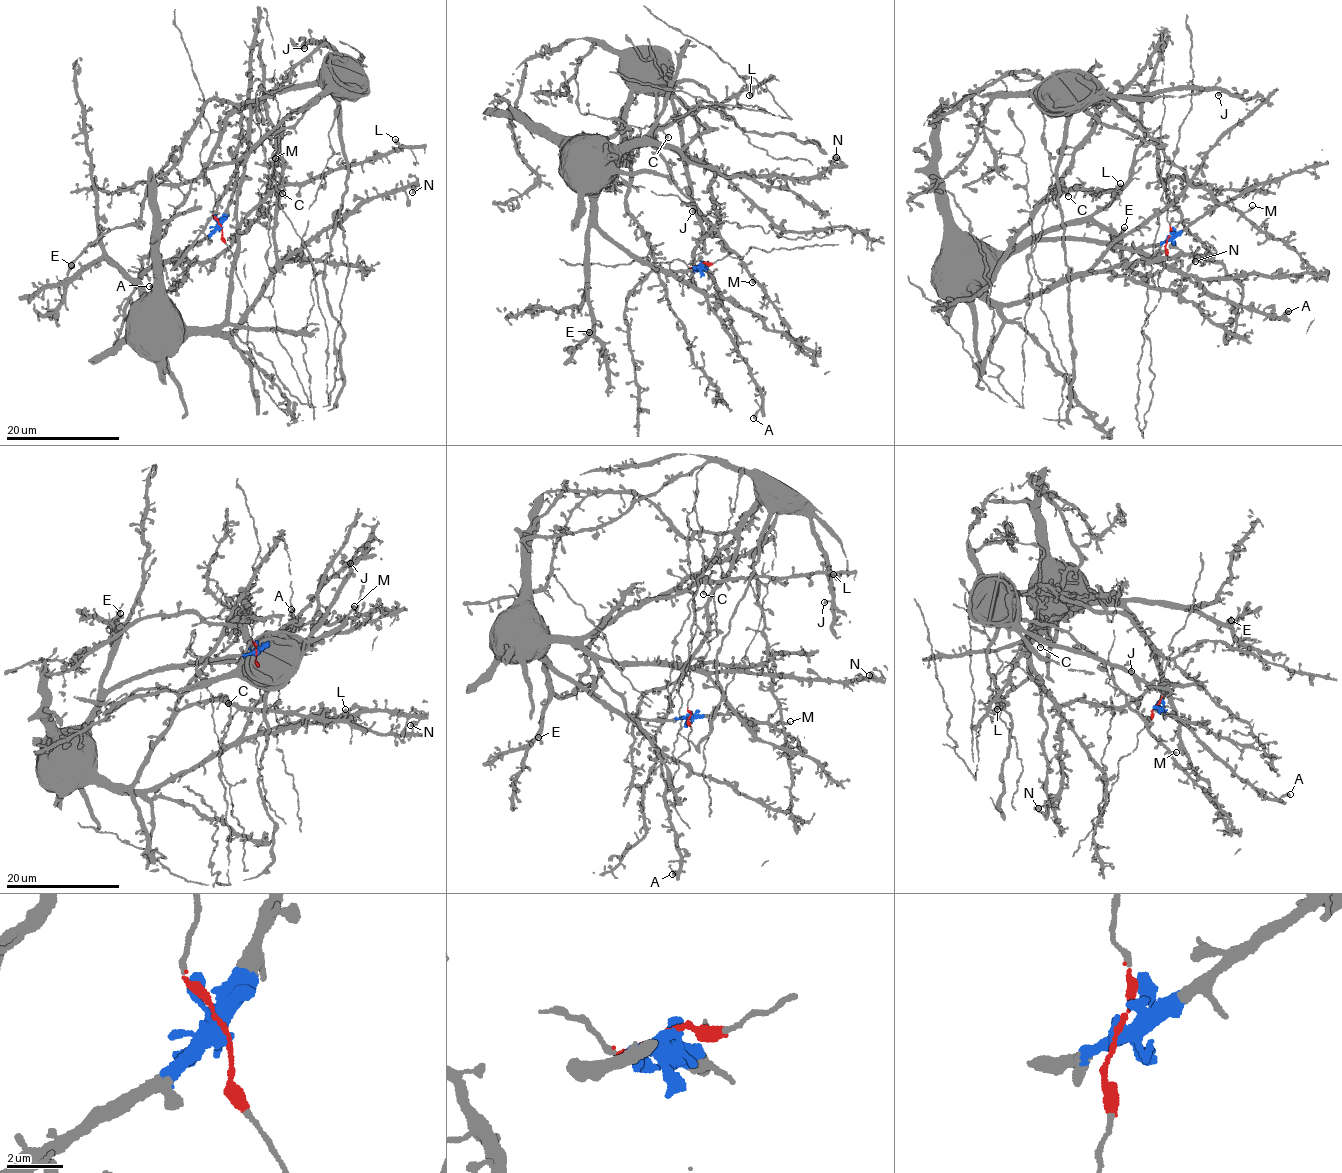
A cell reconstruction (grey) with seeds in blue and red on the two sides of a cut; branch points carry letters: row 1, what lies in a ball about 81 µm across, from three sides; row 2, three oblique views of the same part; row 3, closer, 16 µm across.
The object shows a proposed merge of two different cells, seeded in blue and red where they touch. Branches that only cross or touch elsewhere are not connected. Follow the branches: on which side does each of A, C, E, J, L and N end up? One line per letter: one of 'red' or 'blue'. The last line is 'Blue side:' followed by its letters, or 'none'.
A: blue
C: blue
E: blue
J: red
L: blue
N: blue
Blue side: A, C, E, L, N

